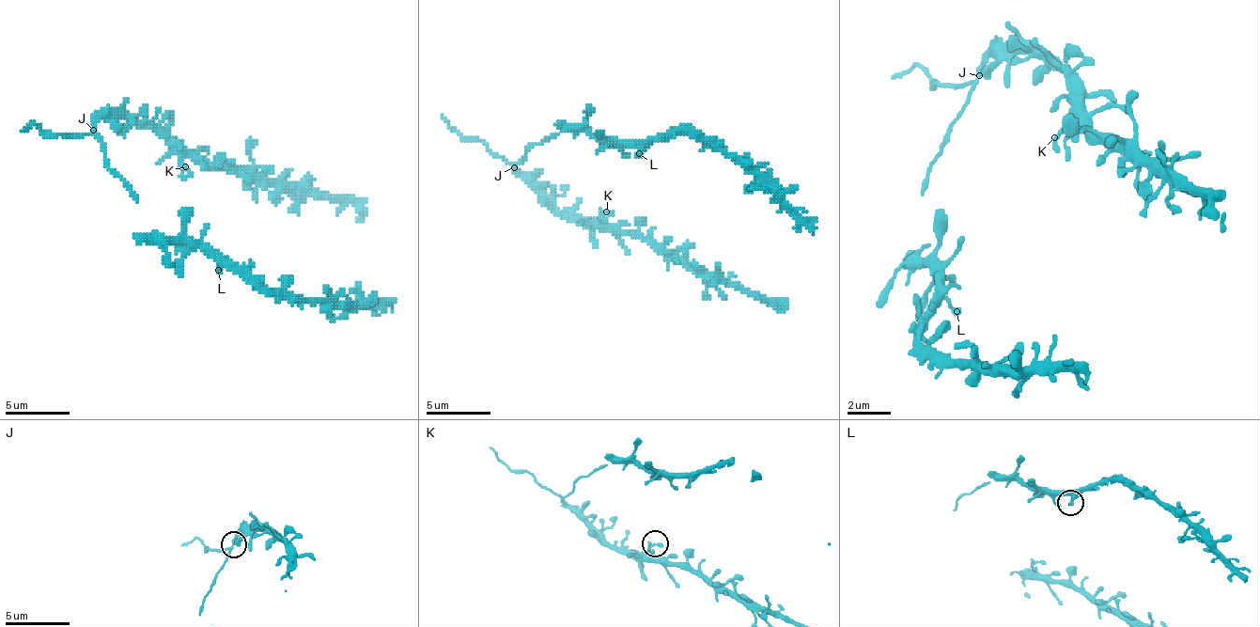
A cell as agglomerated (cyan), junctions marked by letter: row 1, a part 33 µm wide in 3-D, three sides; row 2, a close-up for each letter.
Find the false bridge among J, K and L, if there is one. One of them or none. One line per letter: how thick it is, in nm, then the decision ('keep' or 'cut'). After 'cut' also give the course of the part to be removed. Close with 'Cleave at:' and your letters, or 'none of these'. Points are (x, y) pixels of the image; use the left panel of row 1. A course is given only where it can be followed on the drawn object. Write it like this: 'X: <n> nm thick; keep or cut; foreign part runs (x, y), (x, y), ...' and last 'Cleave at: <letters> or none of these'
J: 160 nm thick; cut; foreign part runs (92, 131), (43, 134), (34, 124), (21, 131)
K: 170 nm thick; keep
L: 220 nm thick; keep
Cleave at: J

